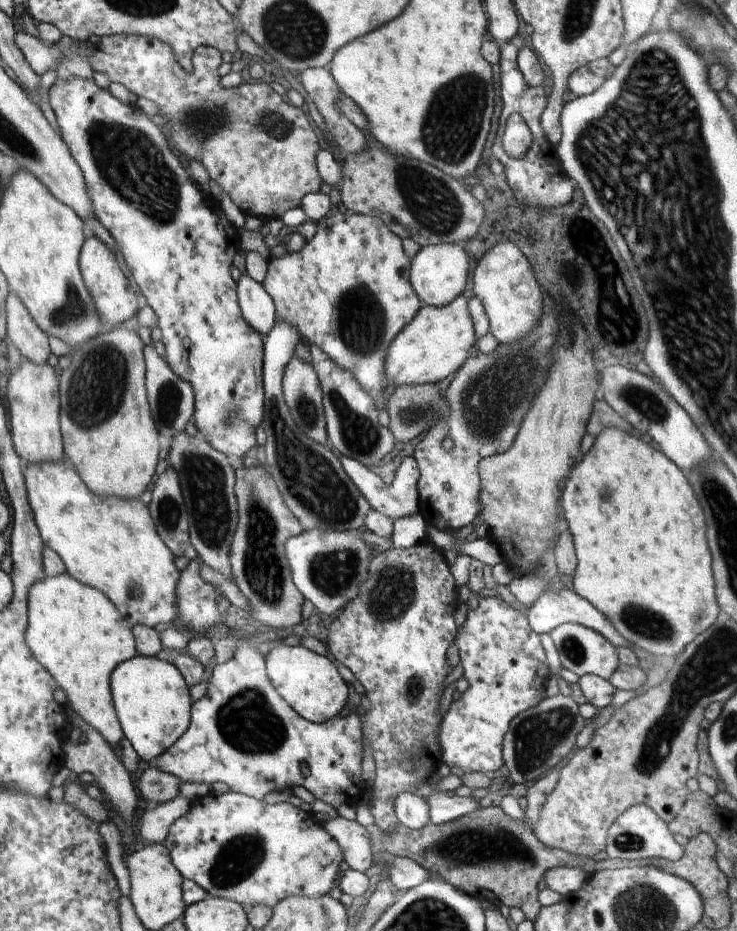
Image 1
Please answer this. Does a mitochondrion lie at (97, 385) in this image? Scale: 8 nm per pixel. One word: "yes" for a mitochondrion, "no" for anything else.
yes

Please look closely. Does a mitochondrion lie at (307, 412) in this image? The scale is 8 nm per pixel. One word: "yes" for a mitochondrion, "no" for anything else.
yes

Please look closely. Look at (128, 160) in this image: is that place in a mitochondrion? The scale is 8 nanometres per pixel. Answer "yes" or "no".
yes

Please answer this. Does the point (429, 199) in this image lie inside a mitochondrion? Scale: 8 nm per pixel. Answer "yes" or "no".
yes

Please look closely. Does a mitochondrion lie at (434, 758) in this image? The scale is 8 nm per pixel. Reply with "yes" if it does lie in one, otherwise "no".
no

